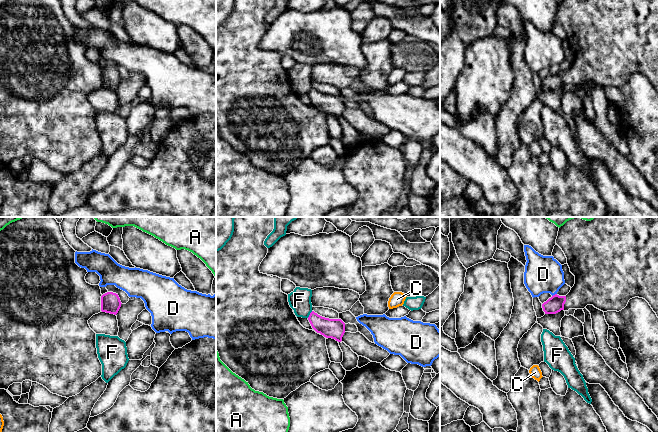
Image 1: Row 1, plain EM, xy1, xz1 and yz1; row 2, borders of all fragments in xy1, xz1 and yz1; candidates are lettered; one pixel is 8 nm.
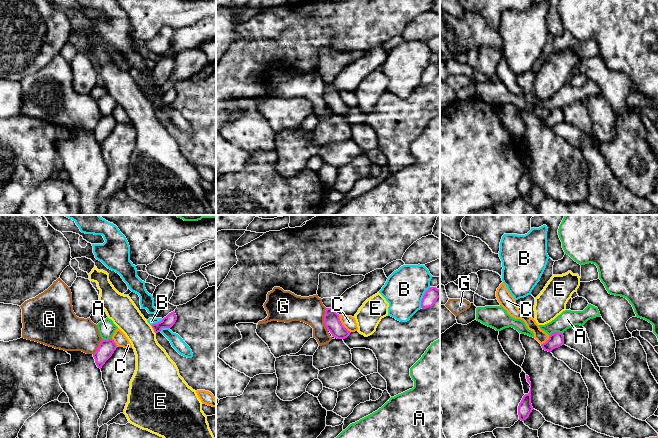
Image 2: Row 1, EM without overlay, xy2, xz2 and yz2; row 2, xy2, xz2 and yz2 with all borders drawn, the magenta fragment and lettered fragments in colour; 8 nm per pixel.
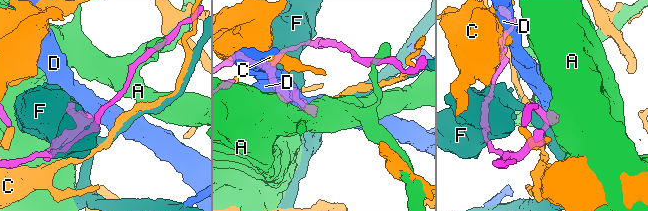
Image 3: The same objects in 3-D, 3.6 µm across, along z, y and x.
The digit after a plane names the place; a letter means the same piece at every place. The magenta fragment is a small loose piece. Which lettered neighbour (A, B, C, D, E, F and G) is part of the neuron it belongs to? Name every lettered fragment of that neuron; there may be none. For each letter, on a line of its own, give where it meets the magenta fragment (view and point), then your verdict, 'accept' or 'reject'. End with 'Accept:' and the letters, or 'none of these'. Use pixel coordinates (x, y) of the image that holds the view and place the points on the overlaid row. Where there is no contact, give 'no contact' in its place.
A: contact yz2 (555, 332); reject
B: contact xz2 (423, 297); reject
C: contact xz2 (341, 324); reject
D: contact yz1 (555, 294); reject
E: contact xy2 (153, 329); reject
F: contact xz1 (310, 314); reject
G: contact xz2 (324, 319); reject
Accept: none of these

